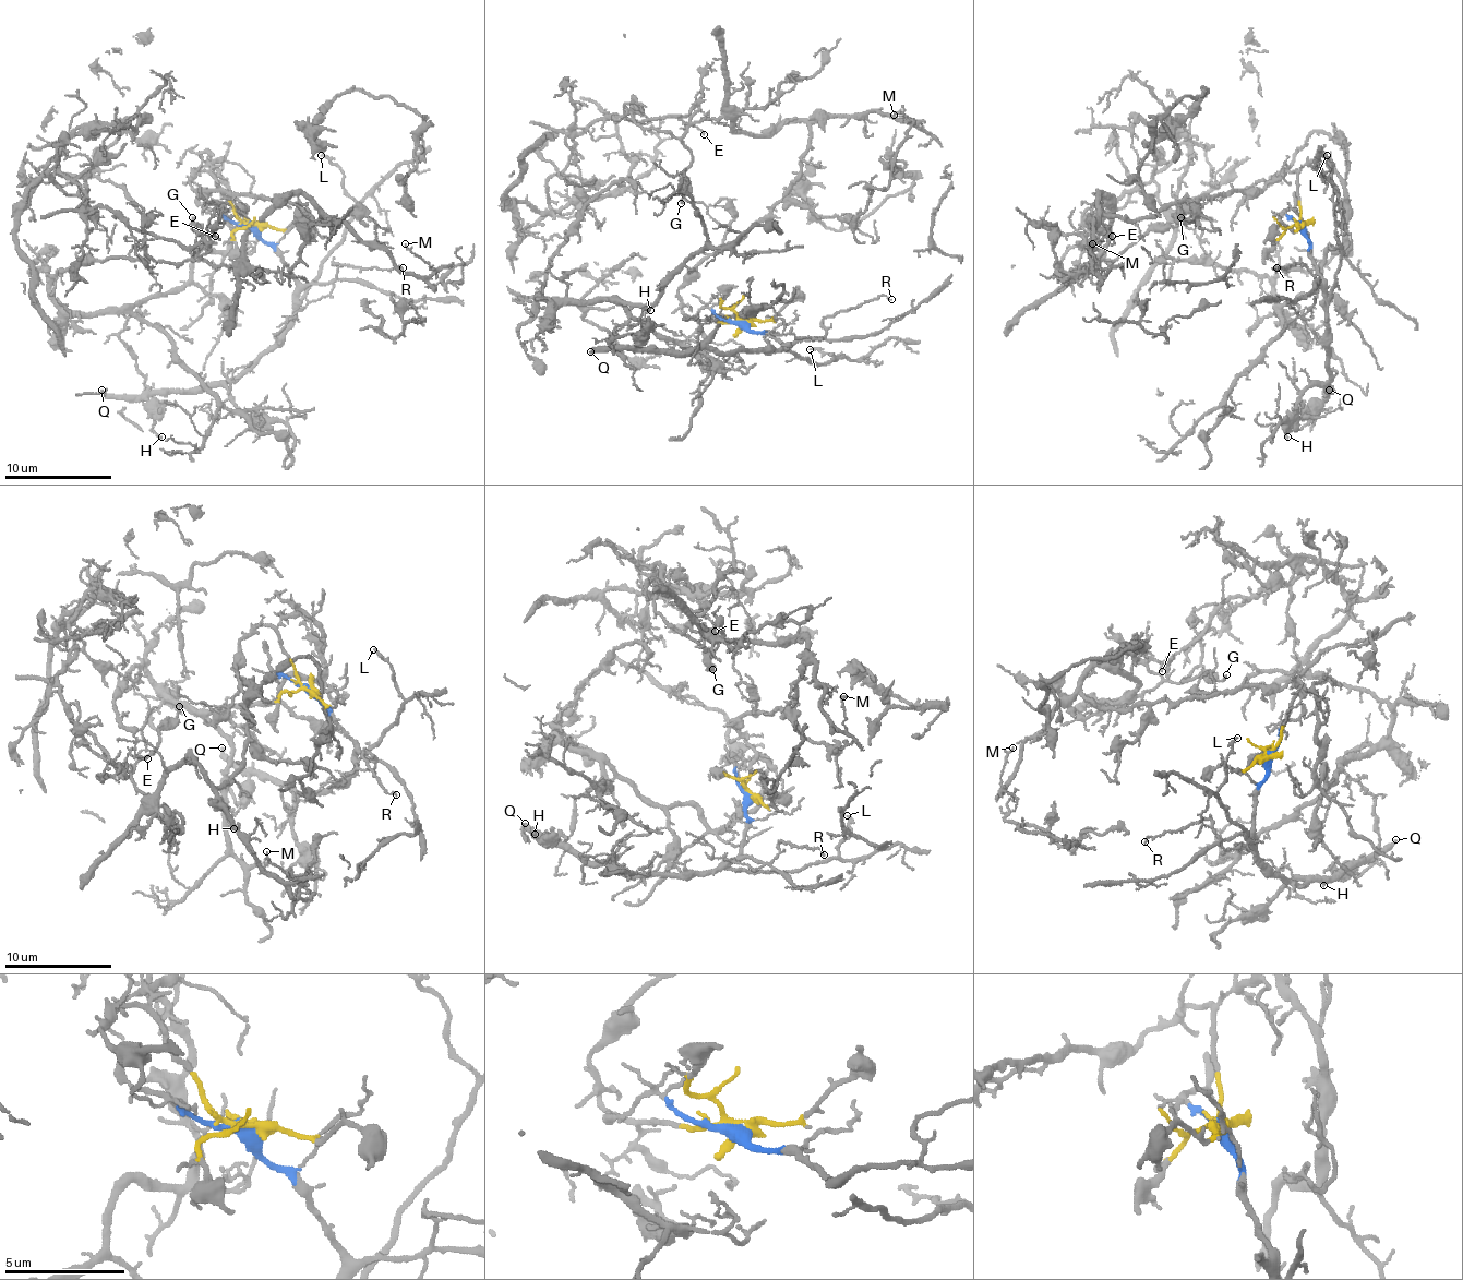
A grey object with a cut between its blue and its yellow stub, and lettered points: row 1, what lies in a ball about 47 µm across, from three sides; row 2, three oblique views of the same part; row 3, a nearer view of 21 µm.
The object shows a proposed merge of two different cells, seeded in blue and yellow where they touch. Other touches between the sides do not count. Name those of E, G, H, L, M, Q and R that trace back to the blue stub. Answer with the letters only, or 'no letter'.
H, L, Q, R

